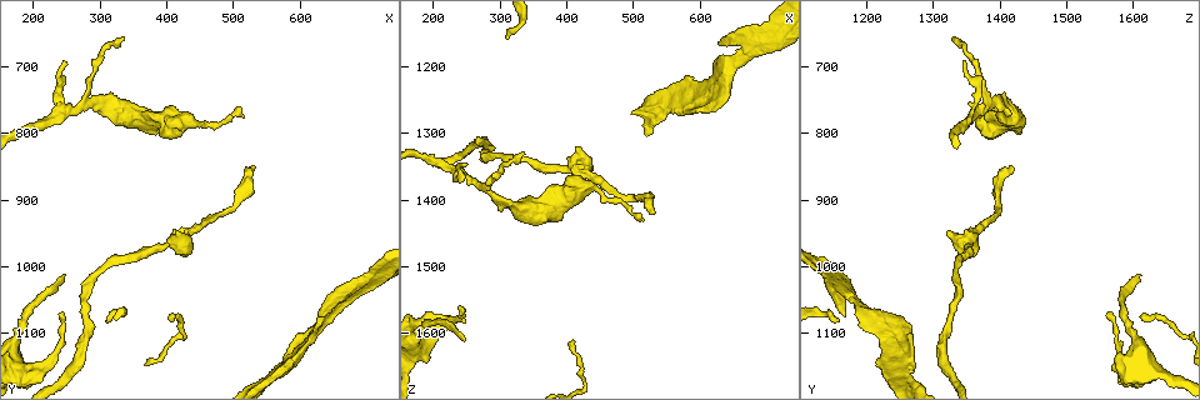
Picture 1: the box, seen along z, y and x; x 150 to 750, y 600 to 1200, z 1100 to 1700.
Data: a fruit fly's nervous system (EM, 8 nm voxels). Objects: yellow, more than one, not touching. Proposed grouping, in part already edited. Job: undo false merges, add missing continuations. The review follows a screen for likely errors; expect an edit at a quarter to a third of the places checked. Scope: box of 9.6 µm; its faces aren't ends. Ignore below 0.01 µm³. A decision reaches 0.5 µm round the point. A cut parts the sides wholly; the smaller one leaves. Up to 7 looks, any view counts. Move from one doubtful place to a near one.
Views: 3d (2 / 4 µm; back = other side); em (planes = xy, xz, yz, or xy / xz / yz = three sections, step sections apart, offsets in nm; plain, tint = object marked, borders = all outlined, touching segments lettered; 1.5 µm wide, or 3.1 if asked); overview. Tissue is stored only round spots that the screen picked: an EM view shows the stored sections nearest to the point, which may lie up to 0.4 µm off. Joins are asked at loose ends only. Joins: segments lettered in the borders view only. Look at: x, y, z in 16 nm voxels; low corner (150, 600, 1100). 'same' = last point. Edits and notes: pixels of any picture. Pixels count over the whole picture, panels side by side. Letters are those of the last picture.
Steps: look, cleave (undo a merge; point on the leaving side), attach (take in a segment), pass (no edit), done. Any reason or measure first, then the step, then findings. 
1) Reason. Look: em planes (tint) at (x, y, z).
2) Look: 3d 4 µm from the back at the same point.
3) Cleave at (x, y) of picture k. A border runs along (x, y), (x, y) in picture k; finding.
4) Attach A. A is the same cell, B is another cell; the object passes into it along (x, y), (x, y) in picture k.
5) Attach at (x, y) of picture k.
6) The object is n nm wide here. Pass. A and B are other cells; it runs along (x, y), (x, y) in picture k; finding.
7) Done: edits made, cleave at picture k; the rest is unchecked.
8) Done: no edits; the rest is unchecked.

Abrupt turn. Look: 3d 4 µm at (685, 1035, 1160).

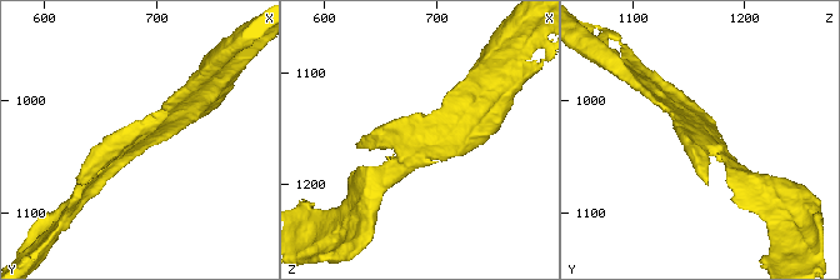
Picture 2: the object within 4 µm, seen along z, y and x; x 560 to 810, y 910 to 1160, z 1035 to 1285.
Look: em xy step 8 (borders) at (684, 1032, 1164).

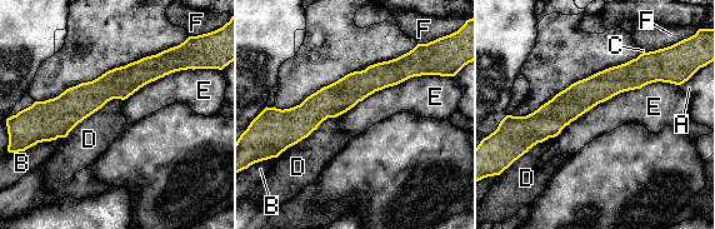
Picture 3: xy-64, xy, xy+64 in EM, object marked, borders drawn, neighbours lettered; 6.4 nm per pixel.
The object is 200 nm wide here. Pass. A, B, C, D, E and F are other cells; a border runs along (679, 84), (620, 91), (556, 137) in picture 3; all the same neuron.

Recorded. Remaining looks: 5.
Thin end. Look: em yz step 4 (borders) at (515, 775, 1430).

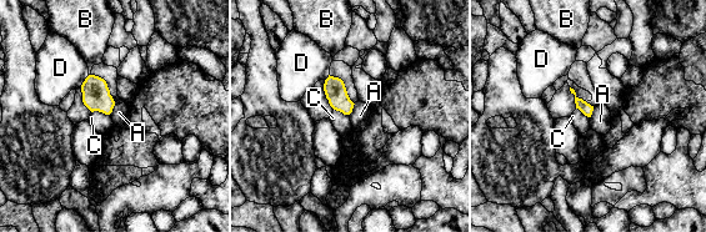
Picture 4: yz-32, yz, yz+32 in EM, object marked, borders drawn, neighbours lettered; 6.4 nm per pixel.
The object is 80 nm wide here. Pass. A, B, C and D are other cells; a border runs along (594, 106), (590, 117) in picture 4; no lettered segment goes on from it.

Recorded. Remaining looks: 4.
Calibre changes. Look: 3d 2 µm at (395, 970, 1355).

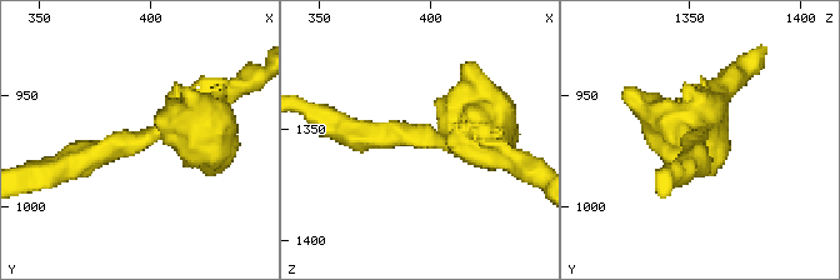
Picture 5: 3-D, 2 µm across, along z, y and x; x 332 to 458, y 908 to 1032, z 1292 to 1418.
The arms are 190, 220 nm wide; shape alone is not enough. Look: em xy step 4 (borders) at (401, 968, 1354).

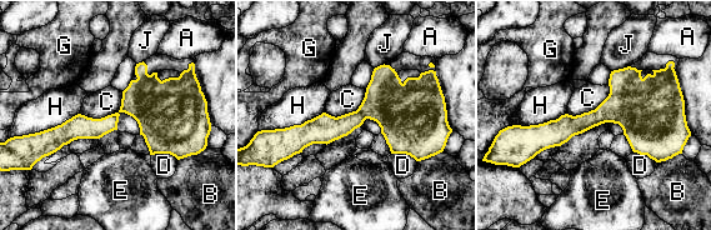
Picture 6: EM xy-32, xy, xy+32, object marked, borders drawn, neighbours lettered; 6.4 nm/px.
The longest contact is with H, 380 nm. Pass. A, B, C, D, E, G, H and J are other cells; a border runs along (123, 91), (116, 111), (80, 114) in picture 6; all the same neuron.

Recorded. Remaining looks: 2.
Done: no edits; the rest is unchecked.

